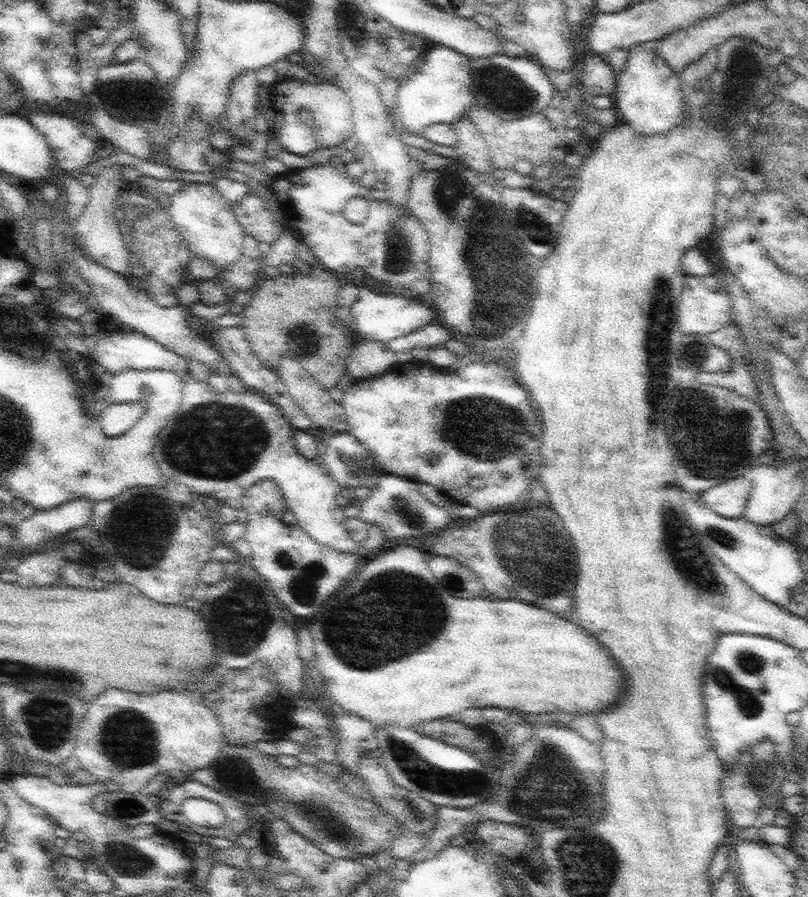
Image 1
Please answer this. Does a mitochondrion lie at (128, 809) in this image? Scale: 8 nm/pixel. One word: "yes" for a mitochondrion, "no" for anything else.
yes

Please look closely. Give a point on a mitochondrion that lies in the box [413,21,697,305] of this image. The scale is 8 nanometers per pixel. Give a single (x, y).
(504, 90)

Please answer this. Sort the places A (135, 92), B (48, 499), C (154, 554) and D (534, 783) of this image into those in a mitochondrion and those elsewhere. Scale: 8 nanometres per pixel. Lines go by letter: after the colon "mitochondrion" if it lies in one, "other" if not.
A: mitochondrion
B: other
C: mitochondrion
D: mitochondrion

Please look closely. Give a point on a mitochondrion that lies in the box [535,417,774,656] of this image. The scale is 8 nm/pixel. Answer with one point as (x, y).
(681, 544)

